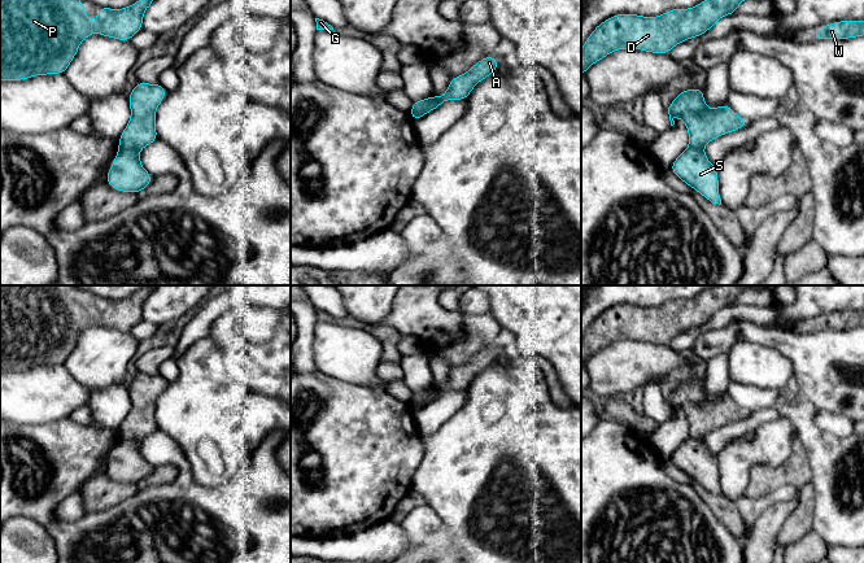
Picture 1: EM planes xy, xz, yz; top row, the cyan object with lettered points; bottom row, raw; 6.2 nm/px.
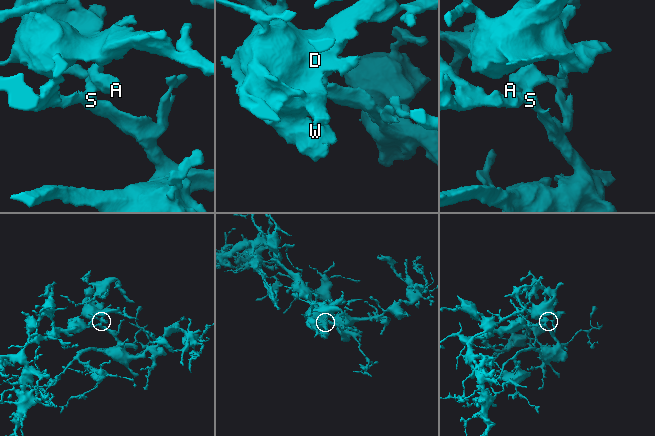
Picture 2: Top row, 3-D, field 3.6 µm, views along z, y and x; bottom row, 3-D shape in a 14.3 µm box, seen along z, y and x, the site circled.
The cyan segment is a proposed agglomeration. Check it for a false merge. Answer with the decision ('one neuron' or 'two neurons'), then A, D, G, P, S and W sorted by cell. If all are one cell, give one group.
one neuron | A D G P S W

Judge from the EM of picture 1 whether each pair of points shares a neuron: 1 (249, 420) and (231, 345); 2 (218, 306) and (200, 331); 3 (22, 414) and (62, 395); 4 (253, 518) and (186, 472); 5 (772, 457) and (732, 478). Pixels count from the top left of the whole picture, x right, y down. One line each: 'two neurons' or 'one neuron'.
1: two neurons
2: one neuron
3: one neuron
4: one neuron
5: one neuron

